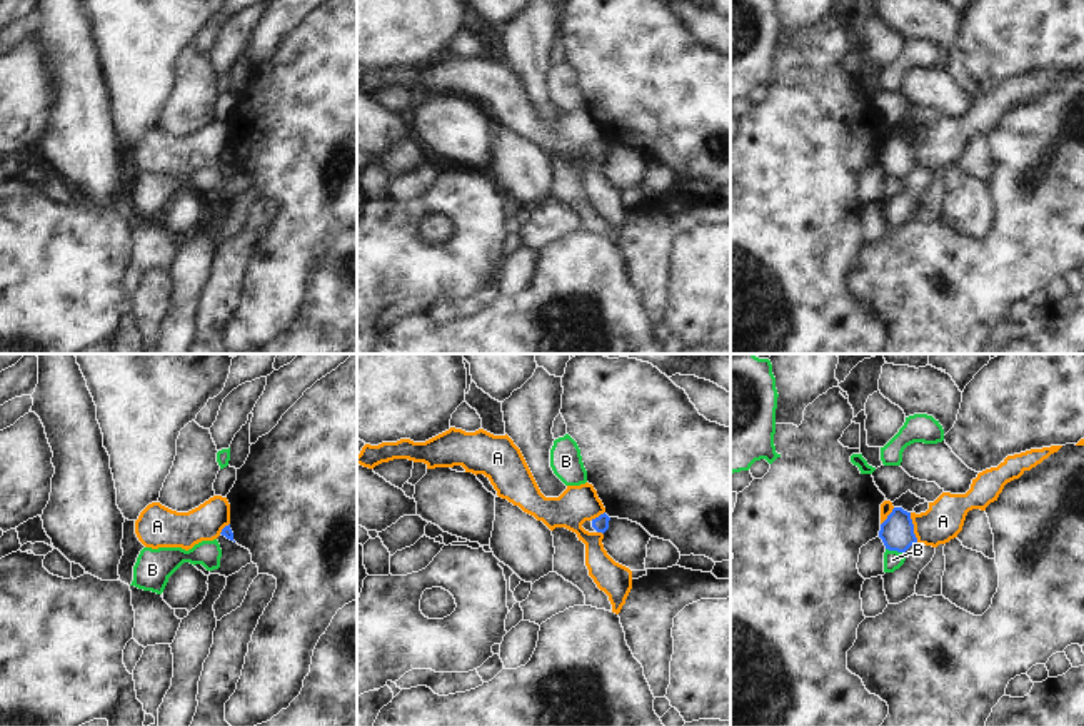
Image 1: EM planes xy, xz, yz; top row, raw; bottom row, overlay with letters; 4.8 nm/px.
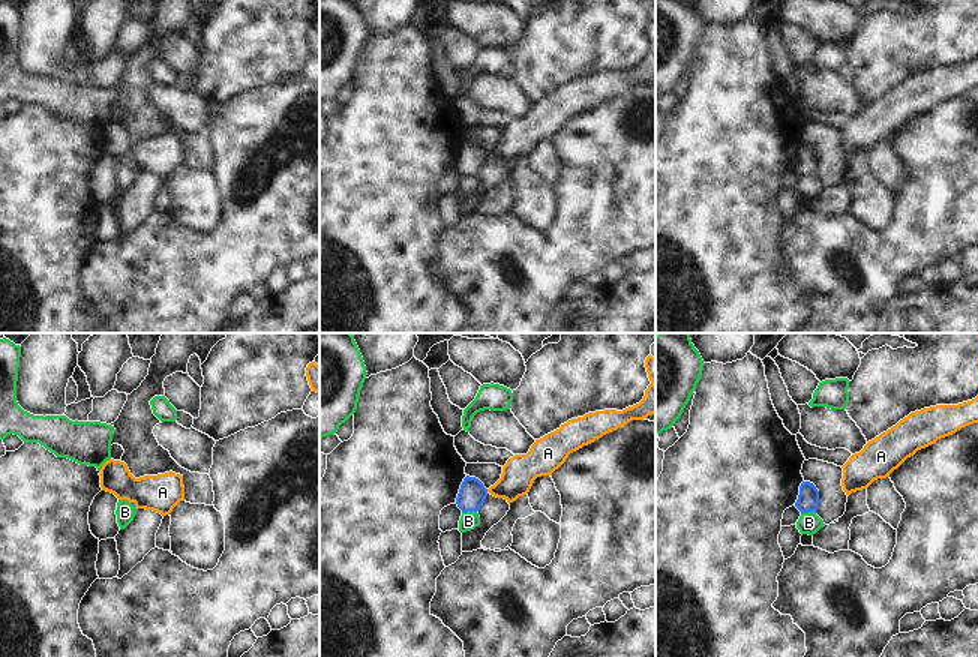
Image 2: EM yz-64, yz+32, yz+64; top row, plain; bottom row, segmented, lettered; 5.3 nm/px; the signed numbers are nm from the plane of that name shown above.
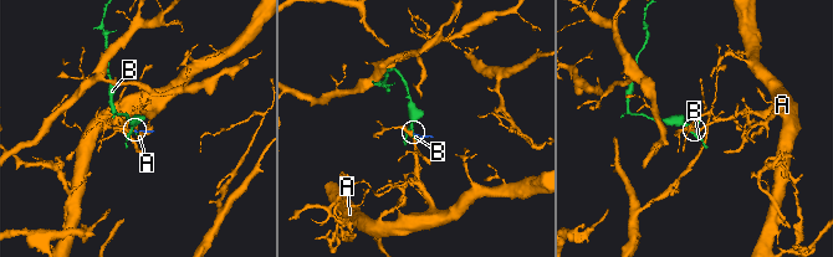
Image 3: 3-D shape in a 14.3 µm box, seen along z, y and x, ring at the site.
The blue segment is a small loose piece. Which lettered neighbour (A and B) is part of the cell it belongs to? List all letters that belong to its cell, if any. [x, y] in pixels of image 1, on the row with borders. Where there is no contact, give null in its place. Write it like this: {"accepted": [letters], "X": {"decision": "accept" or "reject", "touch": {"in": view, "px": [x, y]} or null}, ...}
{"accepted": [], "A": {"decision": "reject", "touch": {"in": "yz", "px": [913, 528]}}, "B": {"decision": "reject", "touch": {"in": "yz", "px": [894, 549]}}}

